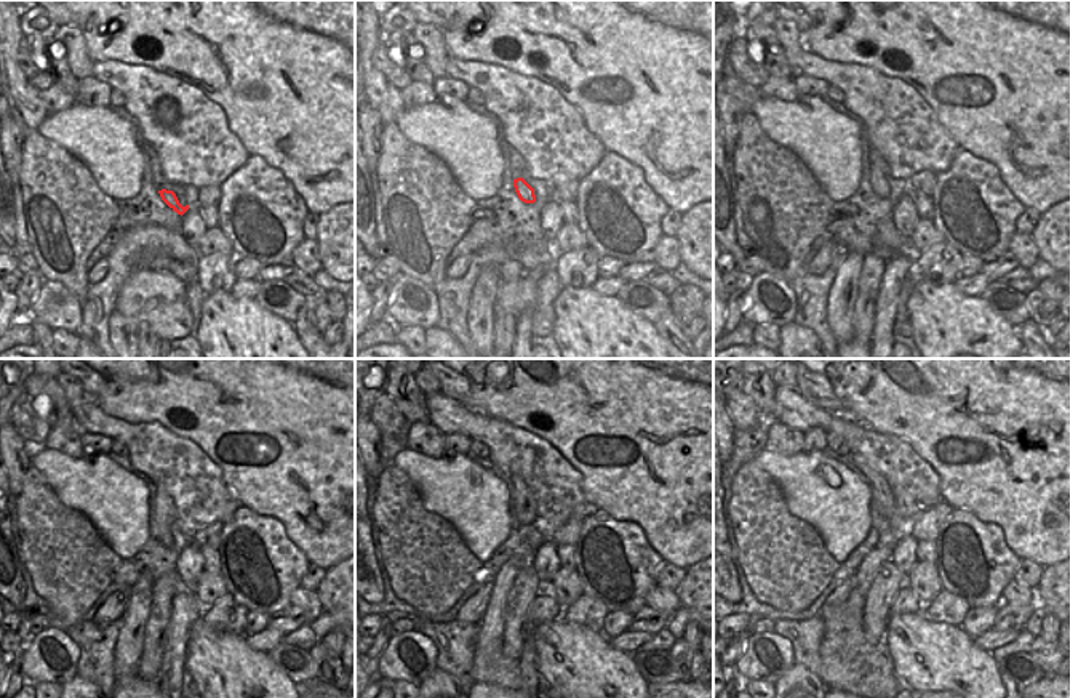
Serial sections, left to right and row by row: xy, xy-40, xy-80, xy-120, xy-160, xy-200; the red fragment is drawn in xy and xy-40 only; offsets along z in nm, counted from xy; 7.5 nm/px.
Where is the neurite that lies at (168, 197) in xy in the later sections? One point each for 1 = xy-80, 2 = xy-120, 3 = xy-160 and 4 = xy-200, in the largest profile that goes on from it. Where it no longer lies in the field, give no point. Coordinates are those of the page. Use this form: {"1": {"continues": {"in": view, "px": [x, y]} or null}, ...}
{"1": {"continues": {"in": "xy-80", "px": [877, 175]}}, "2": {"continues": {"in": "xy-120", "px": [163, 535]}}, "3": {"continues": {"in": "xy-160", "px": [517, 482]}}, "4": {"continues": {"in": "xy-200", "px": [878, 484]}}}

